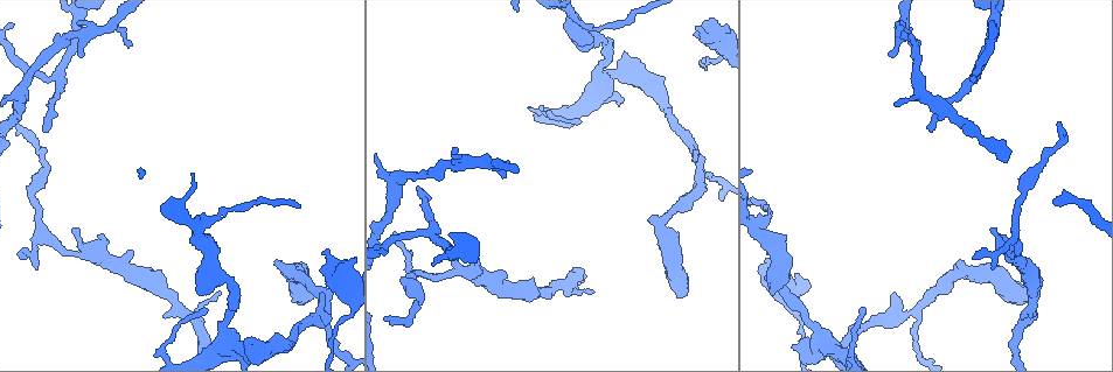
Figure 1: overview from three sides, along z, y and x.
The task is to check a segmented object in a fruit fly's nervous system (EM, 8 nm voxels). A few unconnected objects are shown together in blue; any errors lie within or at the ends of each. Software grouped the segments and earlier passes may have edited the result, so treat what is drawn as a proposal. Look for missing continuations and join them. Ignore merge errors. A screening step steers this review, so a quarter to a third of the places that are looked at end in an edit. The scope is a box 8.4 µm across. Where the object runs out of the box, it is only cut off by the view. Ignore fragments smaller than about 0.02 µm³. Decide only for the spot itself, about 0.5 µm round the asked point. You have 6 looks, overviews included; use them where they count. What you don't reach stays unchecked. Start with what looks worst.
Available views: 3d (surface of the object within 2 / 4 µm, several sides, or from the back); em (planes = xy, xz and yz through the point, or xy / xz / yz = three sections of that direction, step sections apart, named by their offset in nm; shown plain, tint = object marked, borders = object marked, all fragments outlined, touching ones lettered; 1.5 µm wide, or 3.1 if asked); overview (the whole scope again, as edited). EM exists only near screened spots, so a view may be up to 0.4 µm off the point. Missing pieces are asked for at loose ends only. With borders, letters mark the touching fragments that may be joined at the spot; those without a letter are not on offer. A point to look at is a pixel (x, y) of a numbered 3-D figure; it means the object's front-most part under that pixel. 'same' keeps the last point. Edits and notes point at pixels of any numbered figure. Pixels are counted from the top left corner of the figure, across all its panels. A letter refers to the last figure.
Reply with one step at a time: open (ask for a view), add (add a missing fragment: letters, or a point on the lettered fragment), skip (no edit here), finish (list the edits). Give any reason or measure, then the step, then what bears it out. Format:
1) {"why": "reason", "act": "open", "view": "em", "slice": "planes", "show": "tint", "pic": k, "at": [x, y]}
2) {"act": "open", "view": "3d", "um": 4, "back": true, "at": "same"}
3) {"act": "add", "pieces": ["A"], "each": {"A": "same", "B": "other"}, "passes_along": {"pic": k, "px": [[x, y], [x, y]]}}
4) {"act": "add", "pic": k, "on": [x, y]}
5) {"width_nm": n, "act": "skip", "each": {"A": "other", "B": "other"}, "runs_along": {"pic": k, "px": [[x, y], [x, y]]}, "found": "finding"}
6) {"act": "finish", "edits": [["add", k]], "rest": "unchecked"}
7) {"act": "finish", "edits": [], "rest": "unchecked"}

{"why": "free end", "act": "open", "view": "3d", "um": 4, "pic": 1, "at": [325, 252]}

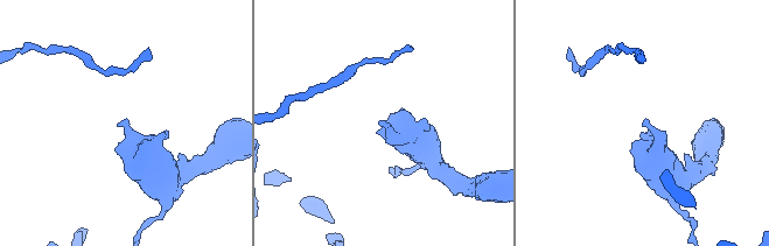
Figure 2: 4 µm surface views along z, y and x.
{"why": "need the tissue", "act": "open", "view": "em", "slice": "xy", "step": 4, "show": "tint", "pic": 2, "at": [120, 126]}

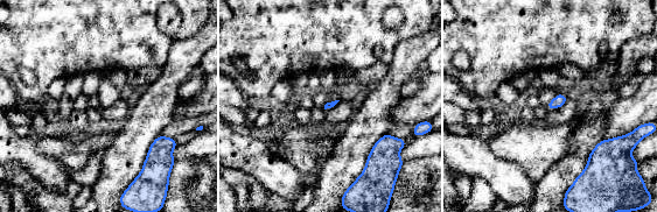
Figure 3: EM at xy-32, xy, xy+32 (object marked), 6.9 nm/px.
{"act": "open", "view": "em", "slice": "planes", "show": "borders", "at": "same"}

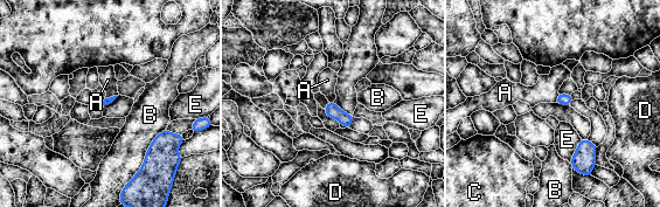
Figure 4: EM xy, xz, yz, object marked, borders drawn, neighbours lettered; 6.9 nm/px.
{"act": "skip", "each": {"A": "other", "B": "other", "C": "other", "D": "other", "E": "other"}, "border": {"pic": 4, "px": [[558, 94], [554, 102]]}, "found": "no lettered fragment goes on from it"}

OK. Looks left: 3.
{"why": "branch stops here", "act": "open", "view": "em", "slice": "yz", "step": 4, "show": "borders", "pic": 1, "at": [651, 217]}

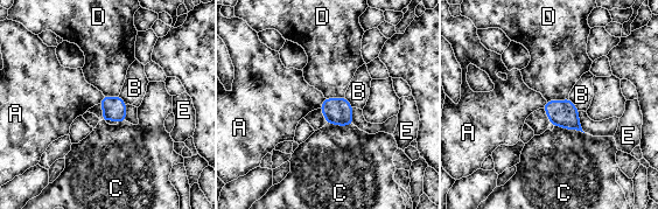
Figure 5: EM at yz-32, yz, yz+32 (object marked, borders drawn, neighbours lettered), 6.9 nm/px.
{"width_nm": 160, "act": "skip", "each": {"A": "other", "B": "other", "C": "other", "D": "other", "E": "other"}, "found": "none of them fits"}

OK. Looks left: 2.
{"why": "thin end", "act": "open", "view": "em", "slice": "planes", "show": "tint", "pic": 1, "at": [20, 257]}

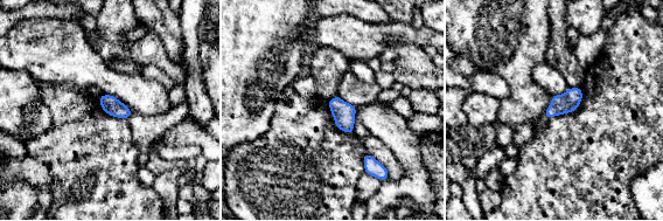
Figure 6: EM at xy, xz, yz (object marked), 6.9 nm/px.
{"act": "open", "view": "em", "slice": "planes", "show": "borders", "at": "same"}

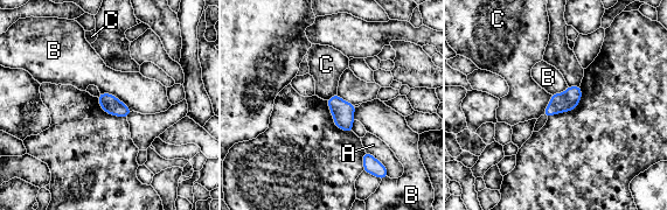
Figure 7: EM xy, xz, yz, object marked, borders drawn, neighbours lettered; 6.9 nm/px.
{"longest_contact_nm": ["B", 260], "act": "skip", "each": {"A": "other", "B": "other", "C": "other"}, "border": {"pic": 7, "px": [[551, 95], [550, 102], [542, 114]]}, "found": "none of them fits"}

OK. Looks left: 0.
{"act": "finish", "edits": [], "rest": "unchecked"}

